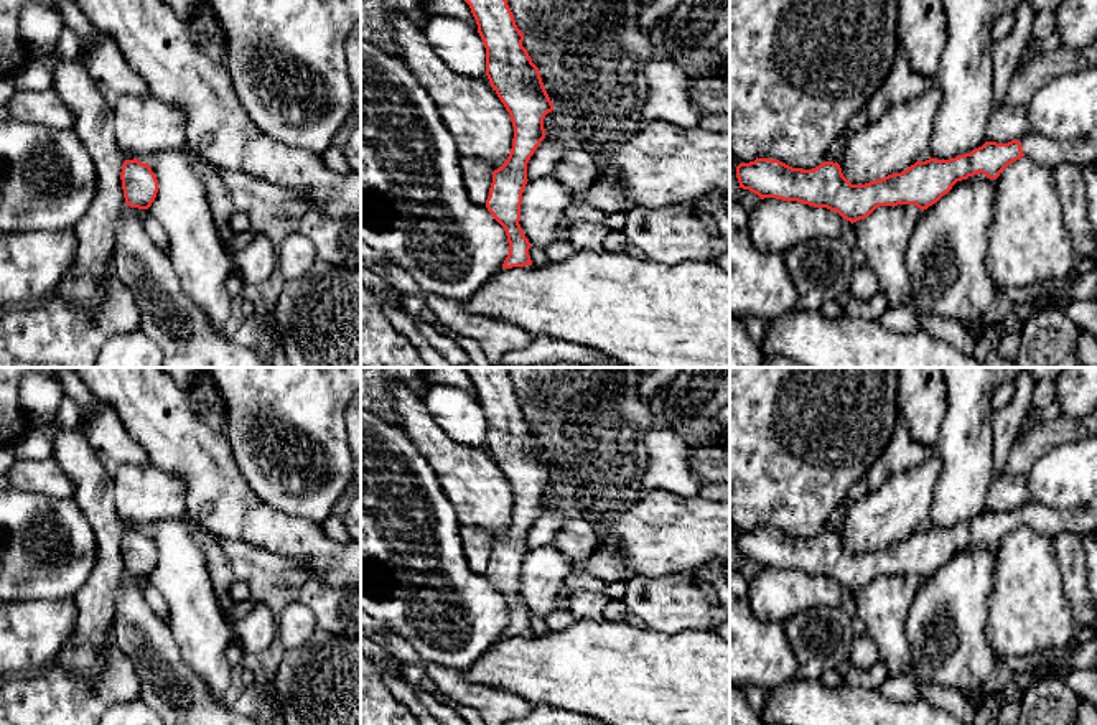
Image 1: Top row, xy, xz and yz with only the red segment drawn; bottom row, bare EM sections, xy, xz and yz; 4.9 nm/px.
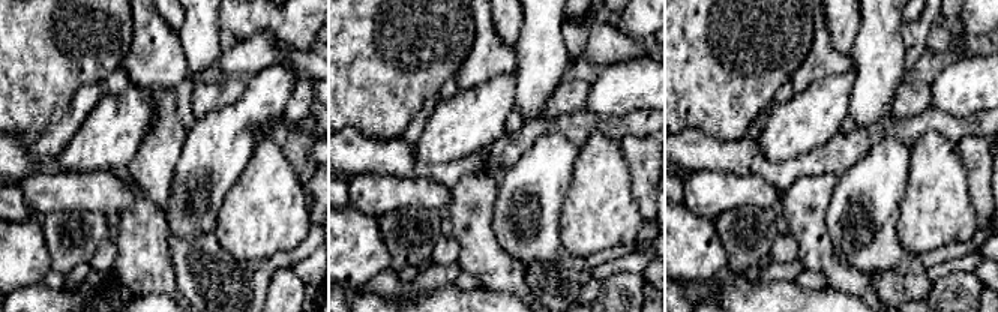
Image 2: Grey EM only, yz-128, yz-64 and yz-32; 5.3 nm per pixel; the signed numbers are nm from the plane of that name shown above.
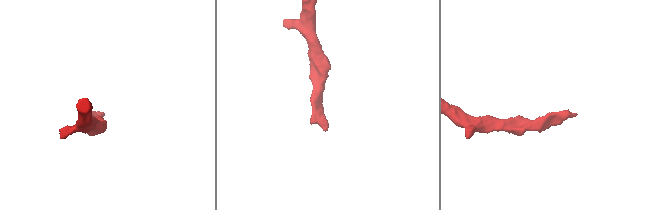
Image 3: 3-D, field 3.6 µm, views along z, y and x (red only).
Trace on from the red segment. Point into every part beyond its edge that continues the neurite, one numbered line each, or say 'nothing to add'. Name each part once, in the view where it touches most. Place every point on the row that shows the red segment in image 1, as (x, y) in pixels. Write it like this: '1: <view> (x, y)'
1: yz (1082, 150)

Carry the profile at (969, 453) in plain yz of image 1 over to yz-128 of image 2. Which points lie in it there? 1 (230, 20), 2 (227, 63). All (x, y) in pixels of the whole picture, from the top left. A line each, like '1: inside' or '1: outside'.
1: outside
2: outside

